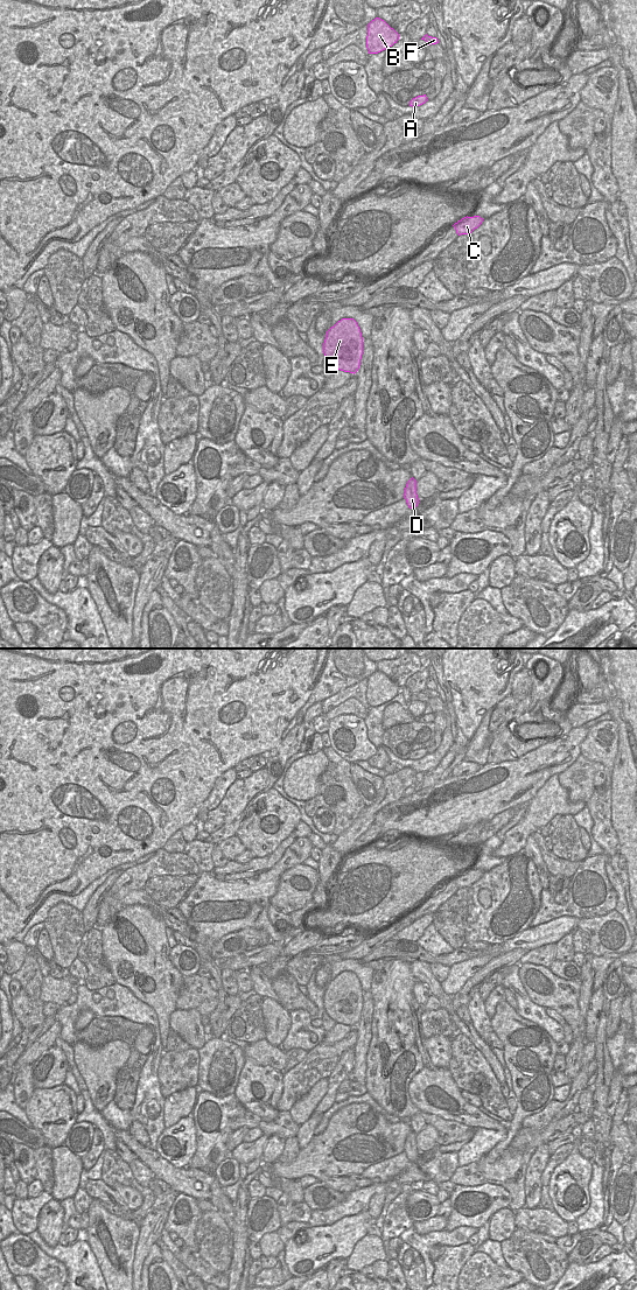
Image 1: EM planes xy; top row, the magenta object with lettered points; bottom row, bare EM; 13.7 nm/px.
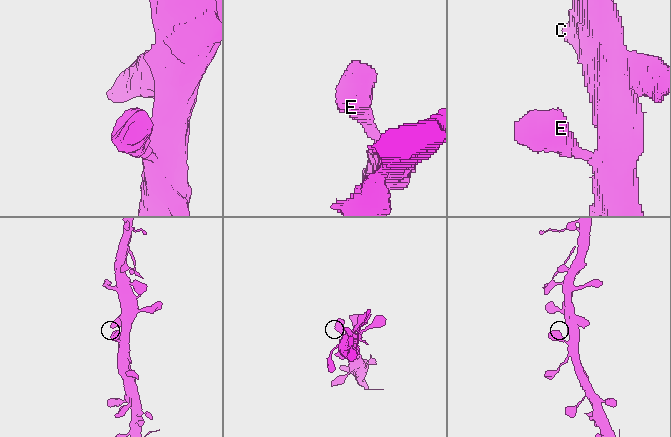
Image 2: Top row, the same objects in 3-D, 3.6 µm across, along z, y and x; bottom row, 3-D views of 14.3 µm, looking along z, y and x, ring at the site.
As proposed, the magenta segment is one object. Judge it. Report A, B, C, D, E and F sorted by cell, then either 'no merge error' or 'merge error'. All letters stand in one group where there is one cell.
A B C D E F; no merge error

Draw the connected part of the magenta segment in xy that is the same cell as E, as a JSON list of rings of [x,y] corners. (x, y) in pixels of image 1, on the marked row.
[[[342,318],[326,335],[323,353],[336,370],[356,373],[363,355],[363,337],[354,318]]]

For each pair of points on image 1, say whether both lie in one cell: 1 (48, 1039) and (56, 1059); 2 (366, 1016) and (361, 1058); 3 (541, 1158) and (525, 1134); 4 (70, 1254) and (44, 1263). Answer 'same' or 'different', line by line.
1: different
2: same
3: different
4: different

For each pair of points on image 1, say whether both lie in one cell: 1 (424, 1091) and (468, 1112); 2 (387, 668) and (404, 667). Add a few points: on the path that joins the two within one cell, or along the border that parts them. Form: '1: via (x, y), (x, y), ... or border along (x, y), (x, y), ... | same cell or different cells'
1: via (434, 1092), (457, 1112) | same cell
2: via (391, 668), (400, 668) | same cell

